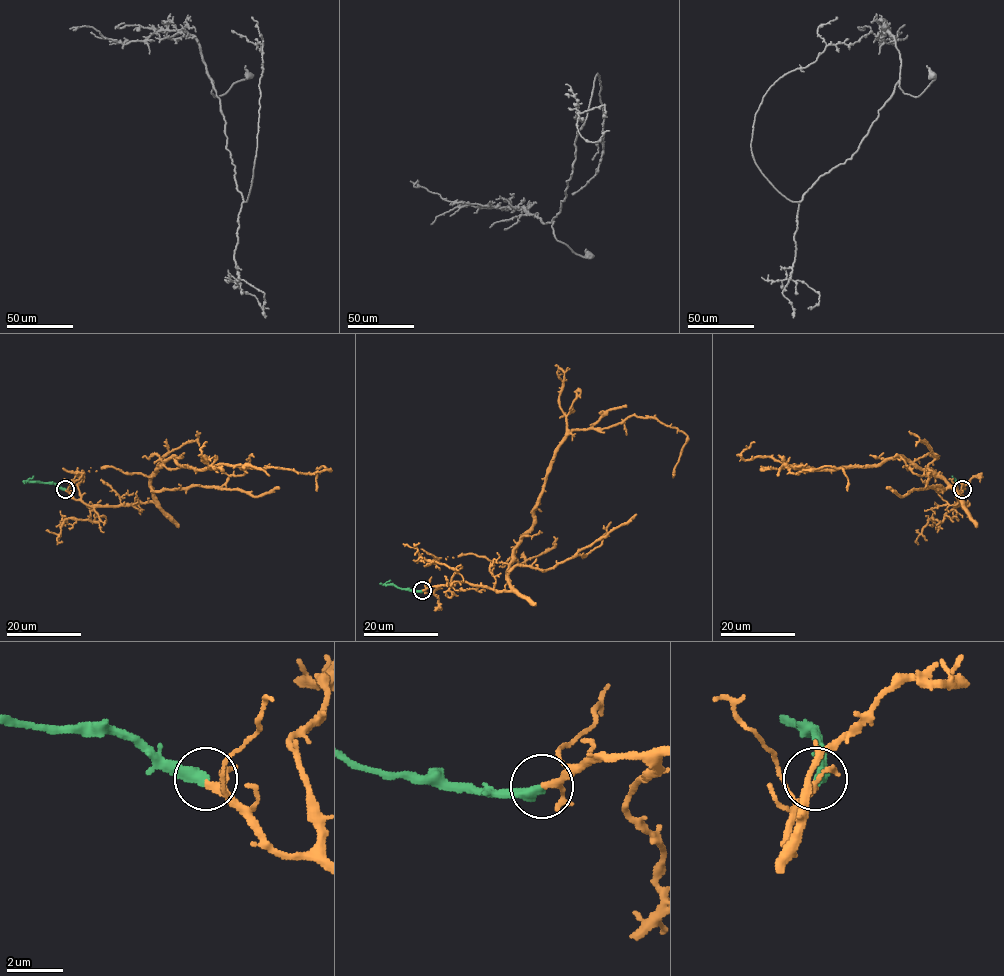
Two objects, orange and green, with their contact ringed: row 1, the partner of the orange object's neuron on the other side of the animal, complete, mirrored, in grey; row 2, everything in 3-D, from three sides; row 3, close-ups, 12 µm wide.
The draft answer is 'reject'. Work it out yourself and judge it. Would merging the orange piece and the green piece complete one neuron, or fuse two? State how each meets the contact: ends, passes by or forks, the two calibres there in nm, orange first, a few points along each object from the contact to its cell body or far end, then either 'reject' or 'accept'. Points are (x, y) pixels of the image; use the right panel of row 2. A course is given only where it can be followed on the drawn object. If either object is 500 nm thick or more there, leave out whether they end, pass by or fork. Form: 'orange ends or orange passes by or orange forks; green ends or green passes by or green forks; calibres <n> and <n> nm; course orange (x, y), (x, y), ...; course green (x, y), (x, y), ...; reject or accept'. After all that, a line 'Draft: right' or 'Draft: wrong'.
orange passes by; green ends; calibres 200 and 440 nm; course orange (962, 490), (954, 505), (963, 502), (949, 485), (901, 457), (787, 467), (841, 468), (846, 491); course green (962, 490), (961, 483), (952, 476); accept
Draft: wrong

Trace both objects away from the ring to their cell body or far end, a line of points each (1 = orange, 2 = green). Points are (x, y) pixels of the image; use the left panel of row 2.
1: (66, 490), (90, 505), (152, 502), (150, 478), (173, 457), (197, 469), (324, 466), (317, 491)
2: (66, 490), (53, 483), (29, 481), (33, 476)

